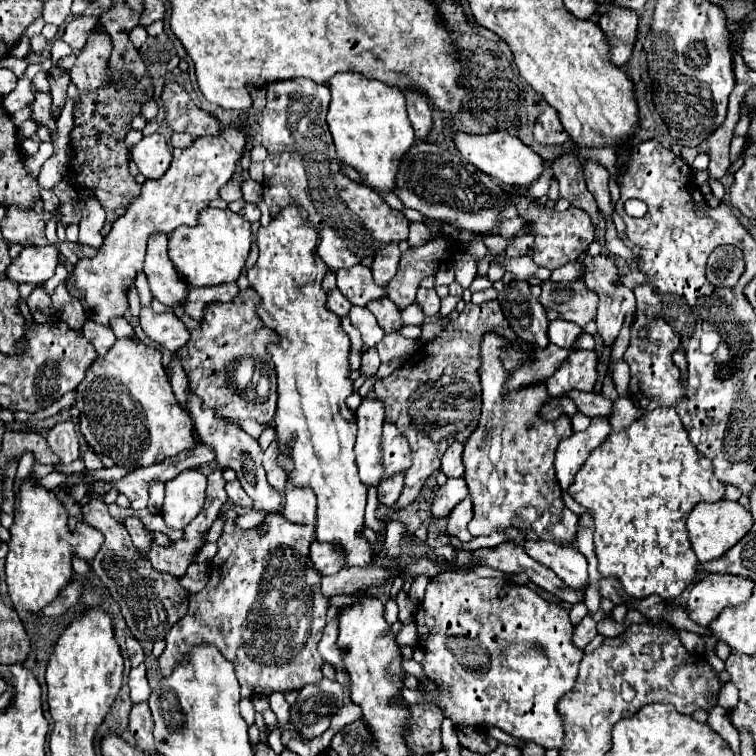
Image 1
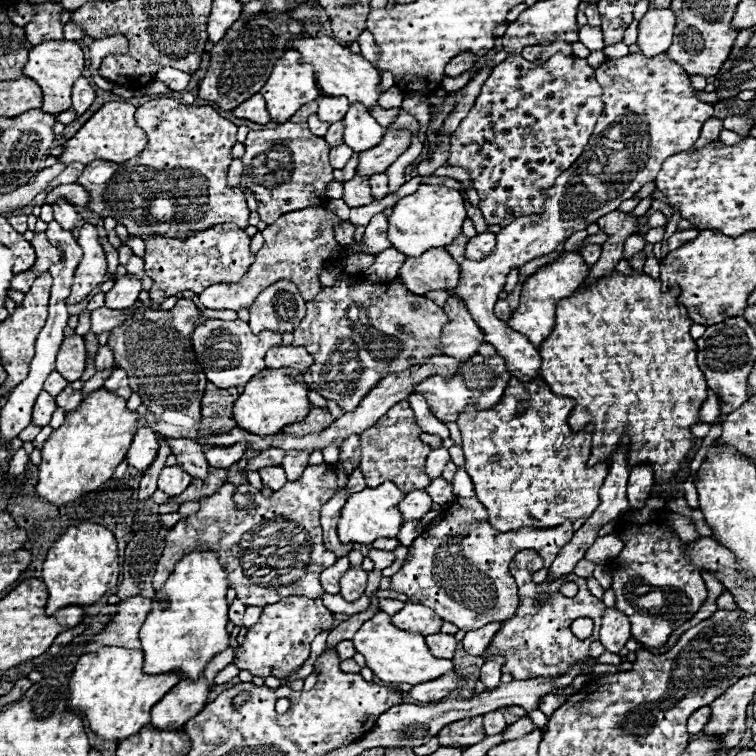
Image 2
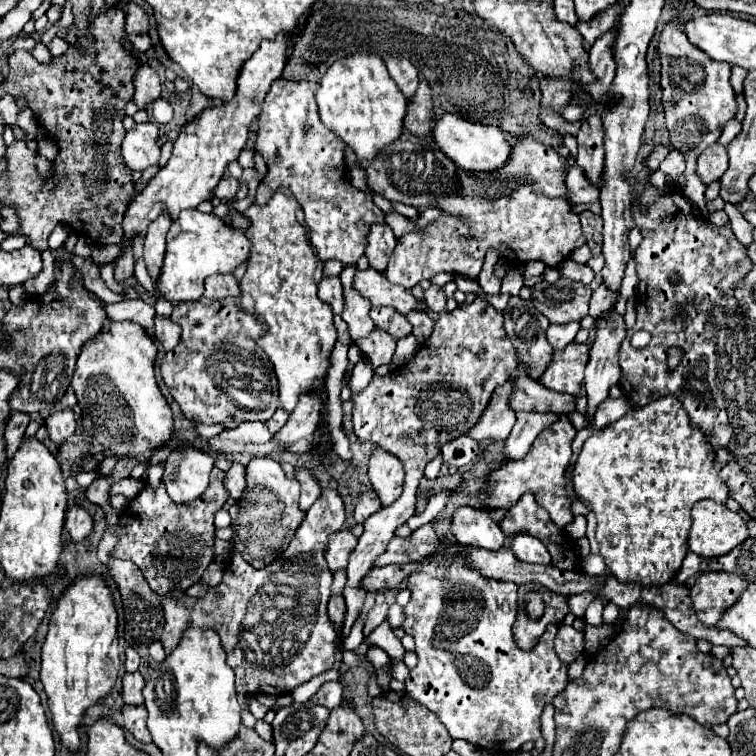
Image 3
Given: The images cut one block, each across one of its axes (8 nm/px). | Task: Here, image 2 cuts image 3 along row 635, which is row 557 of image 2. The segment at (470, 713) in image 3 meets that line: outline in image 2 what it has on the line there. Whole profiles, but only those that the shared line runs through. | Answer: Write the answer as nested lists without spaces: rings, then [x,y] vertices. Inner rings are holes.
[[[476,496],[456,498],[444,510],[444,518],[412,542],[412,554],[390,578],[388,590],[408,594],[412,602],[432,608],[440,618],[462,630],[474,630],[488,622],[504,622],[514,616],[518,606],[518,586],[508,570],[514,554],[532,548],[542,556],[544,568],[548,569],[558,556],[558,550],[562,550],[572,536],[572,522],[554,526],[554,530],[530,530],[526,526],[510,534],[498,534],[498,530],[488,524],[488,512]]]

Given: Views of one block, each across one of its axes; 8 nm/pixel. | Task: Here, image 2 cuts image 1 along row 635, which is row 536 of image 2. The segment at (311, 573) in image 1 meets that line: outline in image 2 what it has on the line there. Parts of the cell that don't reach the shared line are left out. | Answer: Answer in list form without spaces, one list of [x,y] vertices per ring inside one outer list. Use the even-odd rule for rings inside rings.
[[[236,464],[230,466],[228,472],[230,476],[226,484],[214,496],[200,498],[200,510],[188,518],[180,518],[166,536],[166,548],[156,566],[152,582],[154,590],[160,590],[164,586],[176,562],[184,554],[206,548],[218,554],[220,566],[228,572],[228,586],[236,590],[236,598],[242,600],[242,604],[246,606],[262,608],[288,596],[318,598],[324,592],[318,576],[322,570],[326,570],[326,566],[332,566],[336,562],[336,556],[322,546],[322,528],[318,522],[320,506],[330,500],[338,488],[336,468],[332,464],[308,466],[298,482],[286,482],[286,486],[276,490],[270,498],[262,498],[262,494],[258,494],[258,490],[248,484]],[[246,546],[248,550],[256,548],[256,554],[270,548],[270,554],[262,556],[266,560],[260,560],[260,566],[272,568],[268,576],[230,576],[230,572],[248,570],[250,566],[258,564],[258,560],[246,560]]]

